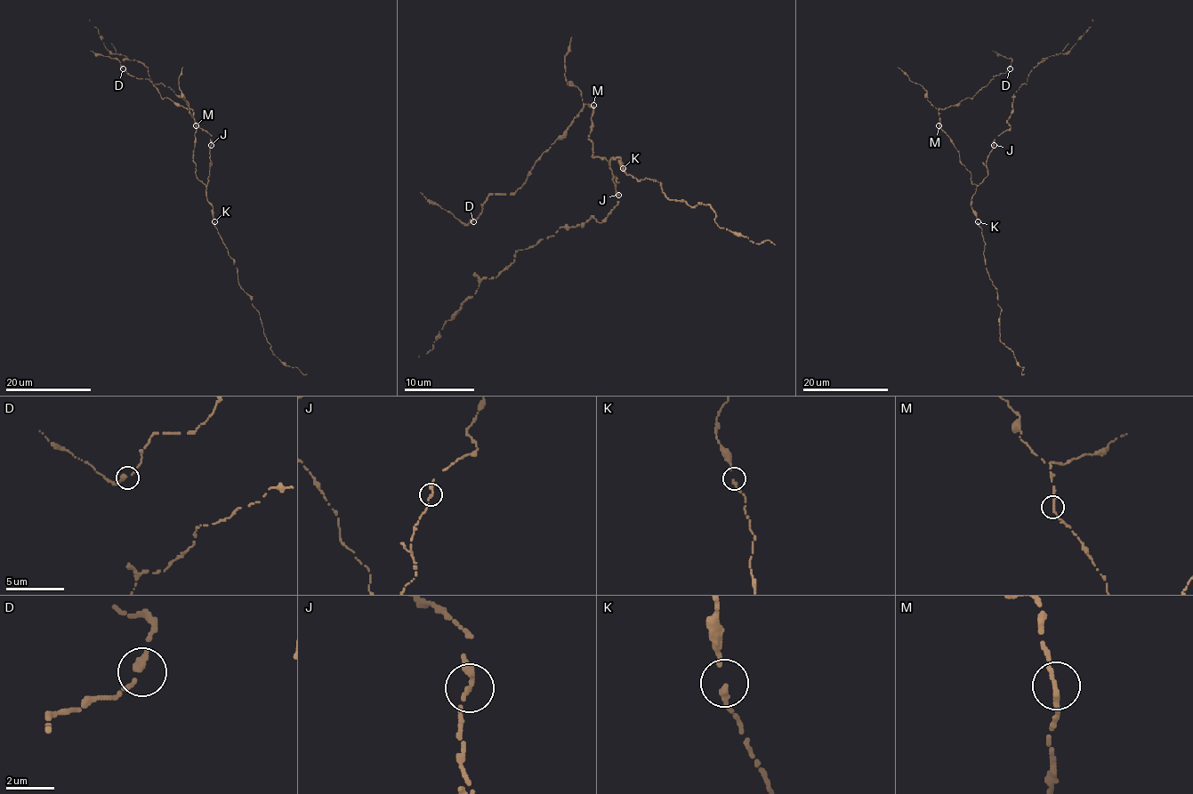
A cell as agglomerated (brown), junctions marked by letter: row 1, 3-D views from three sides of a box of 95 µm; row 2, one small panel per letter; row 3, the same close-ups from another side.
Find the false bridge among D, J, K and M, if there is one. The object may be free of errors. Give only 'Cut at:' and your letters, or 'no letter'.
Cut at: no letter

